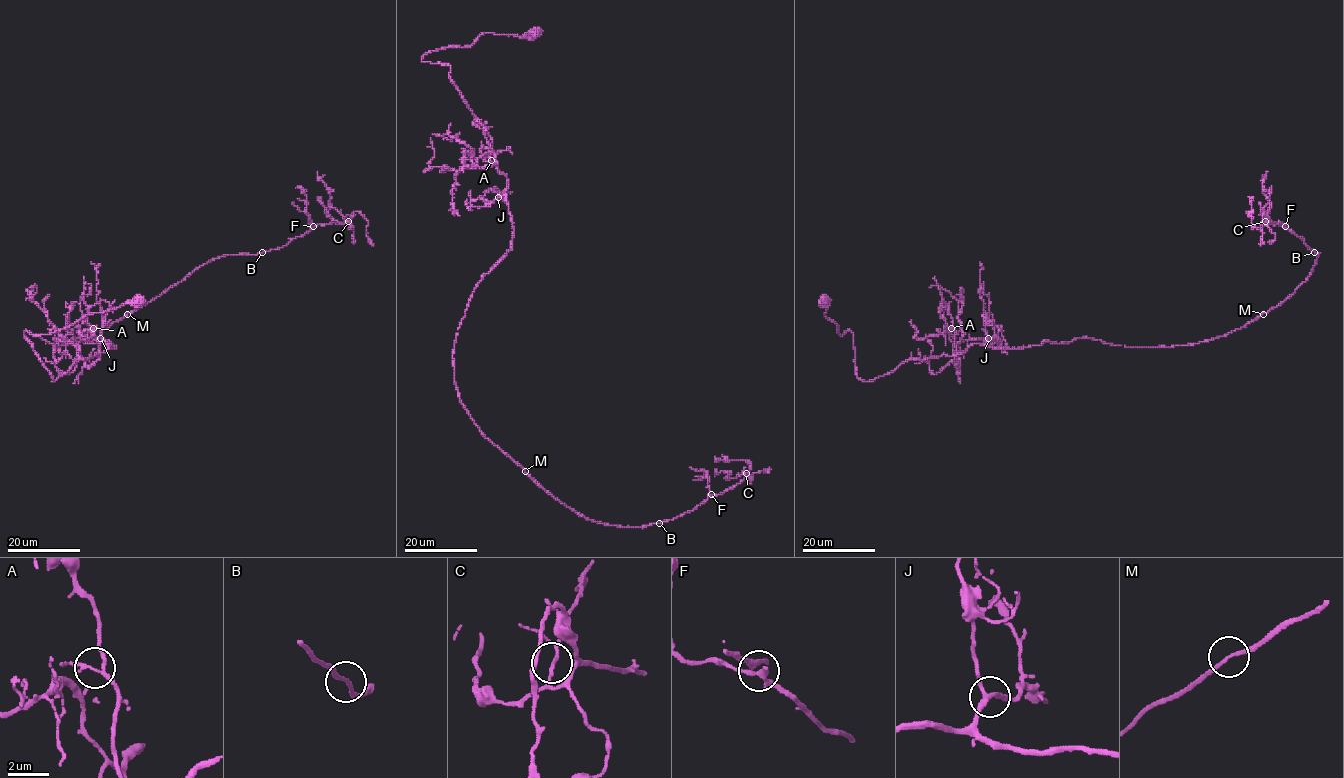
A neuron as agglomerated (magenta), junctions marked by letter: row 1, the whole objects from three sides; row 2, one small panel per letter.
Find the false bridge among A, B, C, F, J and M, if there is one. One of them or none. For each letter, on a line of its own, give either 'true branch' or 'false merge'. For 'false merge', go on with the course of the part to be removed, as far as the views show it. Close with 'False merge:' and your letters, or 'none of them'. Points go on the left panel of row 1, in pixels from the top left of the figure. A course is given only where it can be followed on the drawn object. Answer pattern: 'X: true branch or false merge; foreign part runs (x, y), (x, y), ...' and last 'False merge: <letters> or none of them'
A: true branch
B: true branch
C: true branch
F: true branch
J: true branch
M: true branch
False merge: none of them

